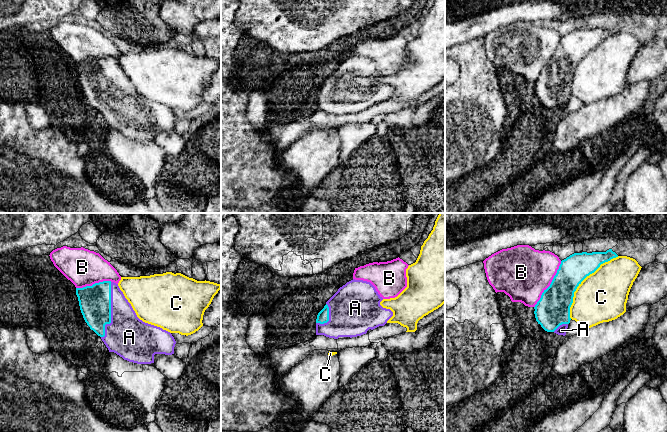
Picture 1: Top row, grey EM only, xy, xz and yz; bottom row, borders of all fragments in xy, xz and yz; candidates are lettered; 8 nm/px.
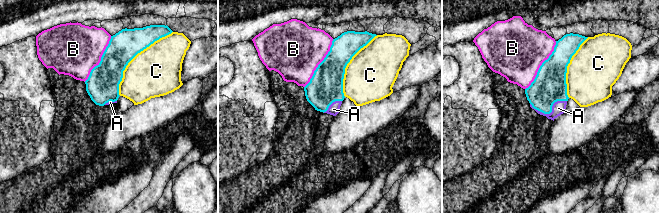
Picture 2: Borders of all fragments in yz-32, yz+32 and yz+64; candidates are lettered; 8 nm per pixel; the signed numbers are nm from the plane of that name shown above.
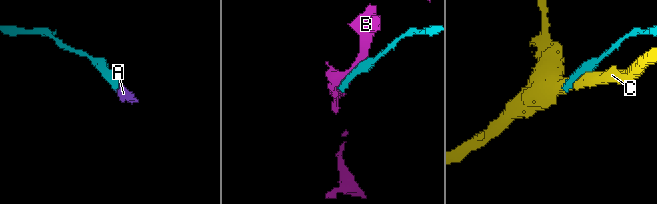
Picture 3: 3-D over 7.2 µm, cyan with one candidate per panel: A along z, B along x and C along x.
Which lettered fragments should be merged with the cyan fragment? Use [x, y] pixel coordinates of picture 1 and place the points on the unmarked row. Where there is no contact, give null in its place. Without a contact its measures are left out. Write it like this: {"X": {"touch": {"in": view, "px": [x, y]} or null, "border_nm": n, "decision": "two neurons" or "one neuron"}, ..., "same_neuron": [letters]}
{"A": {"touch": {"in": "xy", "px": [110, 87]}, "border_nm": 460, "decision": "one neuron"}, "B": {"touch": {"in": "yz", "px": [550, 60]}, "border_nm": 440, "decision": "two neurons"}, "C": {"touch": {"in": "yz", "px": [581, 57]}, "border_nm": 650, "decision": "two neurons"}, "same_neuron": ["A"]}

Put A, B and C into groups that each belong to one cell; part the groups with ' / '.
A / B / C

